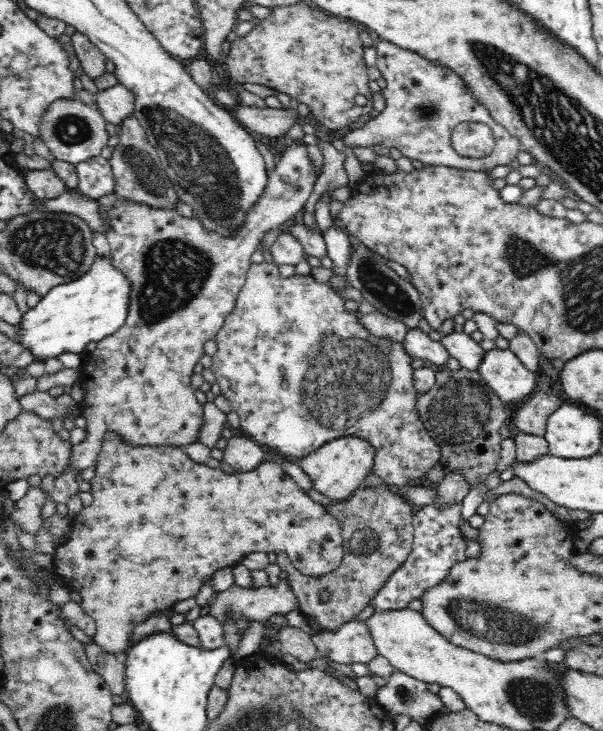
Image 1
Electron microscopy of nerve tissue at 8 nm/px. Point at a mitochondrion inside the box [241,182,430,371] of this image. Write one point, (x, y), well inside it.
(384, 288)

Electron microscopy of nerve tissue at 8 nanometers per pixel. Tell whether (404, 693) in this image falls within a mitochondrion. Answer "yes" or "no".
yes

